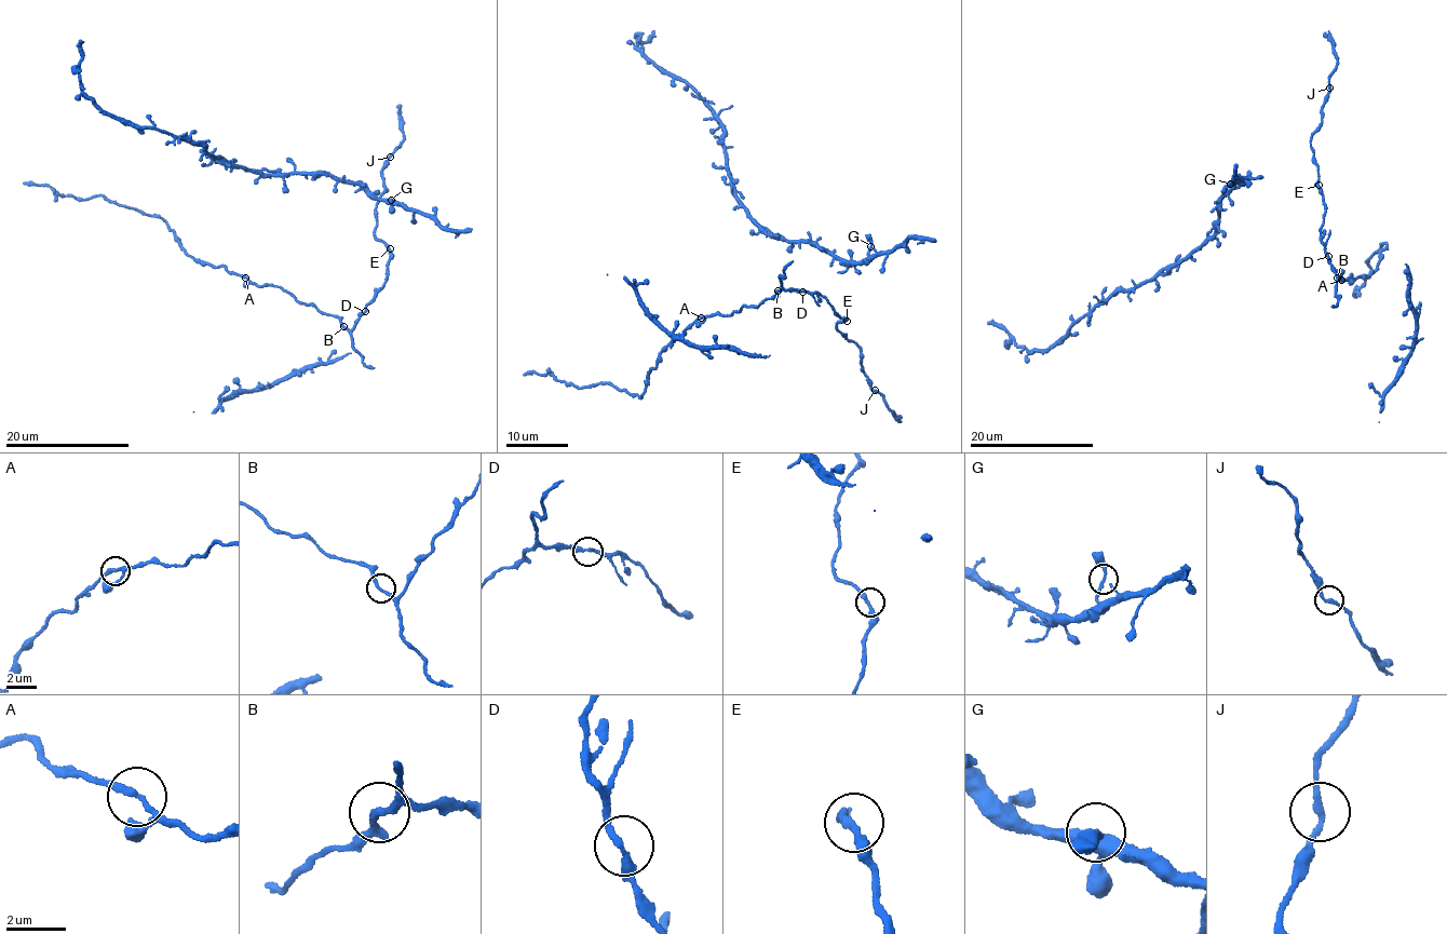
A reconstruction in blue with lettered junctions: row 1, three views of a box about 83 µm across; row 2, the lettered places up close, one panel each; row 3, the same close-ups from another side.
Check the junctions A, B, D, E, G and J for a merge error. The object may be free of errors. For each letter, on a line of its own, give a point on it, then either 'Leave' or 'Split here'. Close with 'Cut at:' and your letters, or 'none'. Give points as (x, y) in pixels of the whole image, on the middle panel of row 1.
A: Place: (701, 317). Leave
B: Place: (778, 290). Leave
D: Place: (802, 292). Leave
E: Place: (847, 321). Leave
G: Place: (870, 246). Leave
J: Place: (875, 390). Leave
Cut at: none

